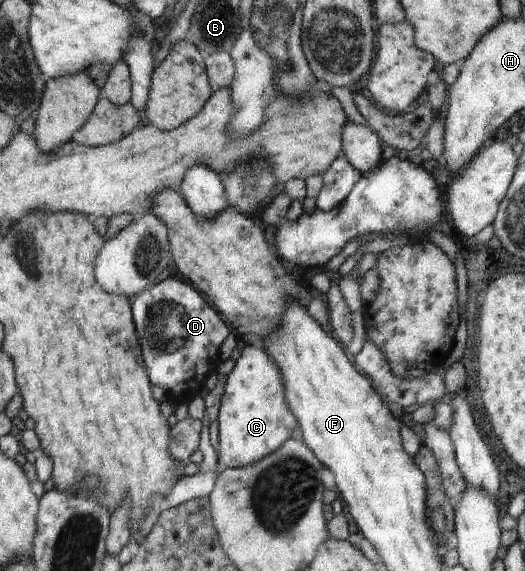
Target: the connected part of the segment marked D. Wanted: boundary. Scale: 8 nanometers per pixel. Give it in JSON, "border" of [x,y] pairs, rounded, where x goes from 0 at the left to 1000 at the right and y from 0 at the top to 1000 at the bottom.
{"border":[[[320,485],[259,518],[253,536],[257,576],[274,609],[272,632],[286,648],[286,669],[312,680],[324,708],[360,708],[377,692],[392,655],[411,641],[419,602],[434,588],[430,567],[411,543],[358,497]]]}

